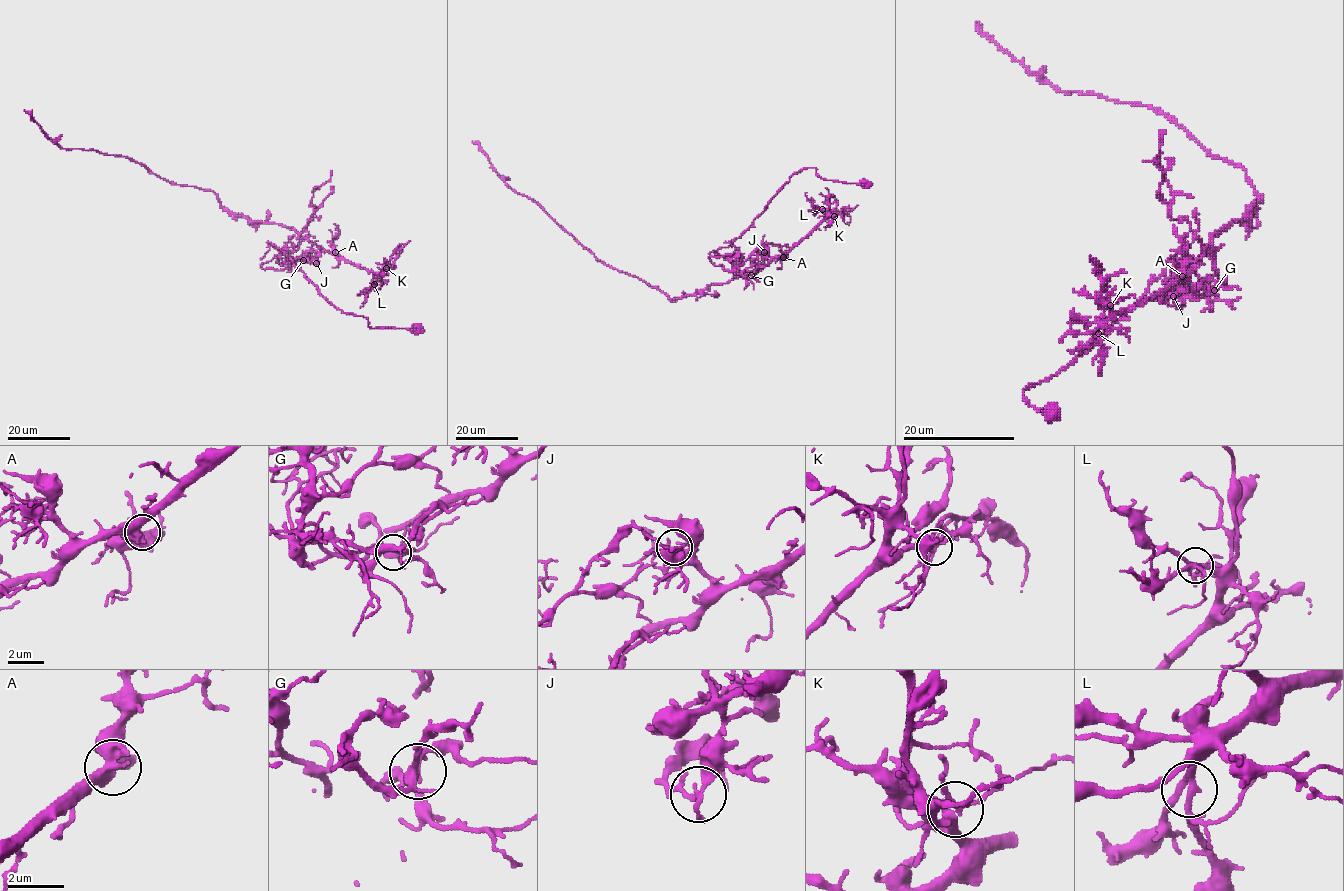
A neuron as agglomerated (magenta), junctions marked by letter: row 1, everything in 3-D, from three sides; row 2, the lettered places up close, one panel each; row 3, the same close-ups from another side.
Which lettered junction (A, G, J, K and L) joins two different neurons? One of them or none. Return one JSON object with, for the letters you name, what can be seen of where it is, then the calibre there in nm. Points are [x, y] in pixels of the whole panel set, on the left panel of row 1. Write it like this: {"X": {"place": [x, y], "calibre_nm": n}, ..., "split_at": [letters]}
{"J": {"place": [316, 263], "calibre_nm": 150}, "split_at": ["J"]}

